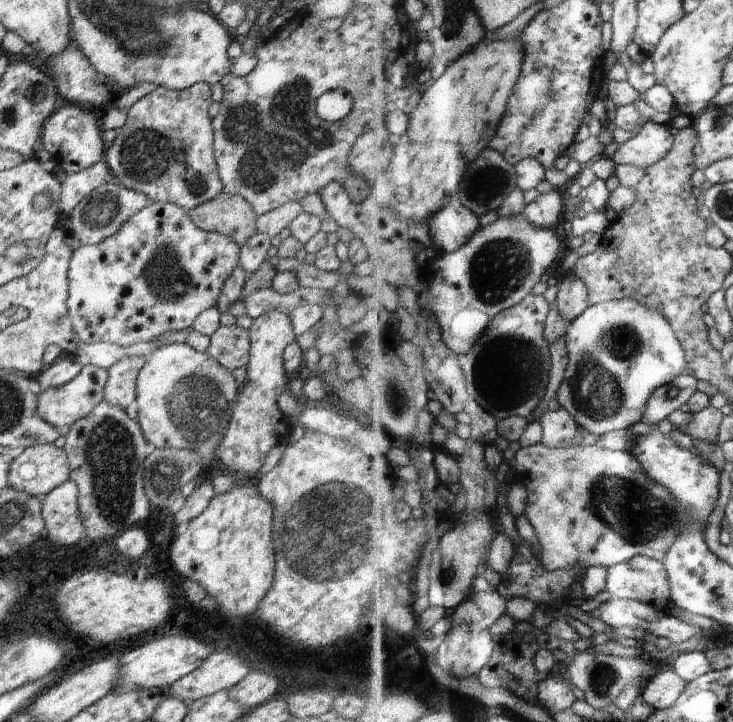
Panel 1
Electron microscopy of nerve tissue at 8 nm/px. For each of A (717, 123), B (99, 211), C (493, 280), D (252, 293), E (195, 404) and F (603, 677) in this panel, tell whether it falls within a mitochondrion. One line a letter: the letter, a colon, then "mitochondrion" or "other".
A: mitochondrion
B: mitochondrion
C: mitochondrion
D: other
E: mitochondrion
F: mitochondrion

